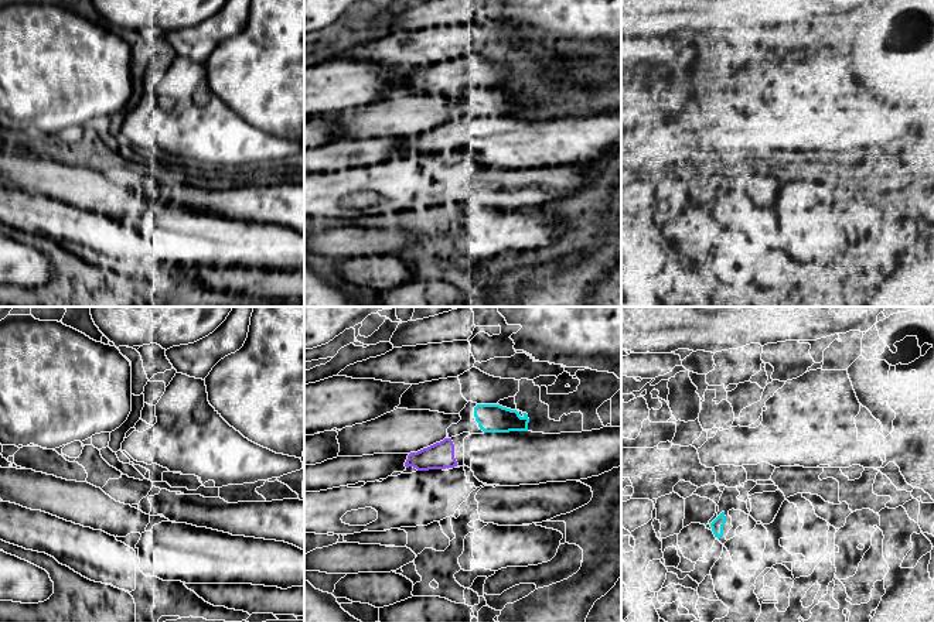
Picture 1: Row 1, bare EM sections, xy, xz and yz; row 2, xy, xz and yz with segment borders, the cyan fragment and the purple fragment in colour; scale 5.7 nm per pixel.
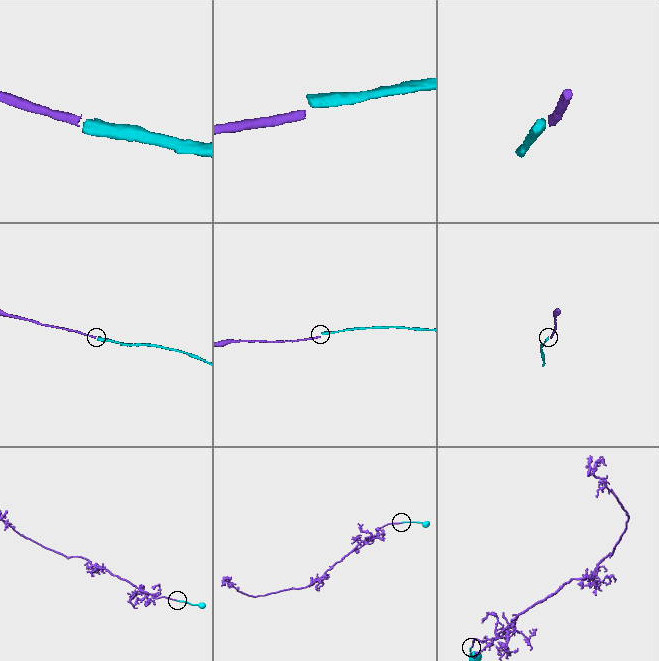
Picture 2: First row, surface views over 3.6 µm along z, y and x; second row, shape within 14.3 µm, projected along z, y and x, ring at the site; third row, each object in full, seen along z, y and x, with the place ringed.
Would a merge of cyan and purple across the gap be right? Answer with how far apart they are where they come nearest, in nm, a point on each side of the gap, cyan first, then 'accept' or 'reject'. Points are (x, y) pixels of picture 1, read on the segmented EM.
gap 180 nm; span xz (479, 426), (450, 438); reject

